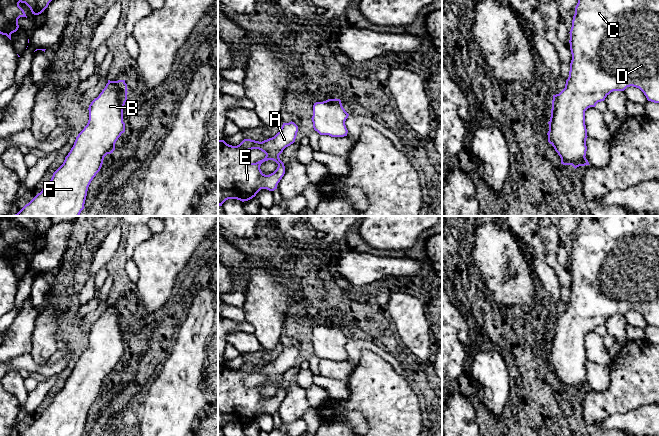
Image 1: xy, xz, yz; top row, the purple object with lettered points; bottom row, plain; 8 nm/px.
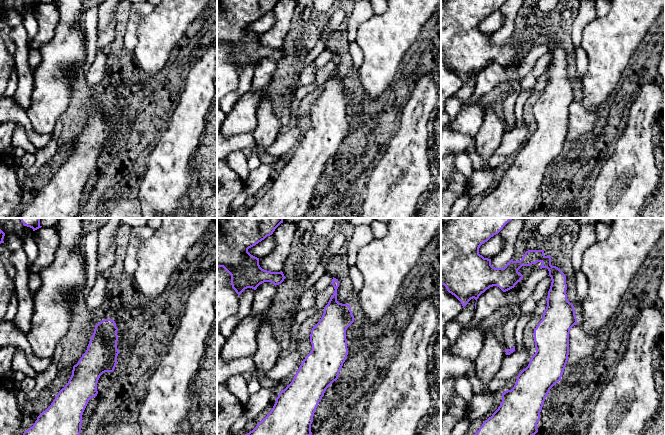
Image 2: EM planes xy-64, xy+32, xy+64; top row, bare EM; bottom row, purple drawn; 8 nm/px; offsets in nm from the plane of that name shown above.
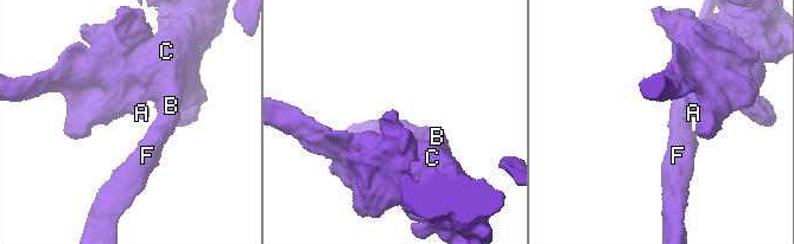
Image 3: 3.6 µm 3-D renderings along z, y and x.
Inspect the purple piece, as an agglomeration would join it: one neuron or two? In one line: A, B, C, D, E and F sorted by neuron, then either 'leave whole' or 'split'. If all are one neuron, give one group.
groups A B C D E F; leave whole

